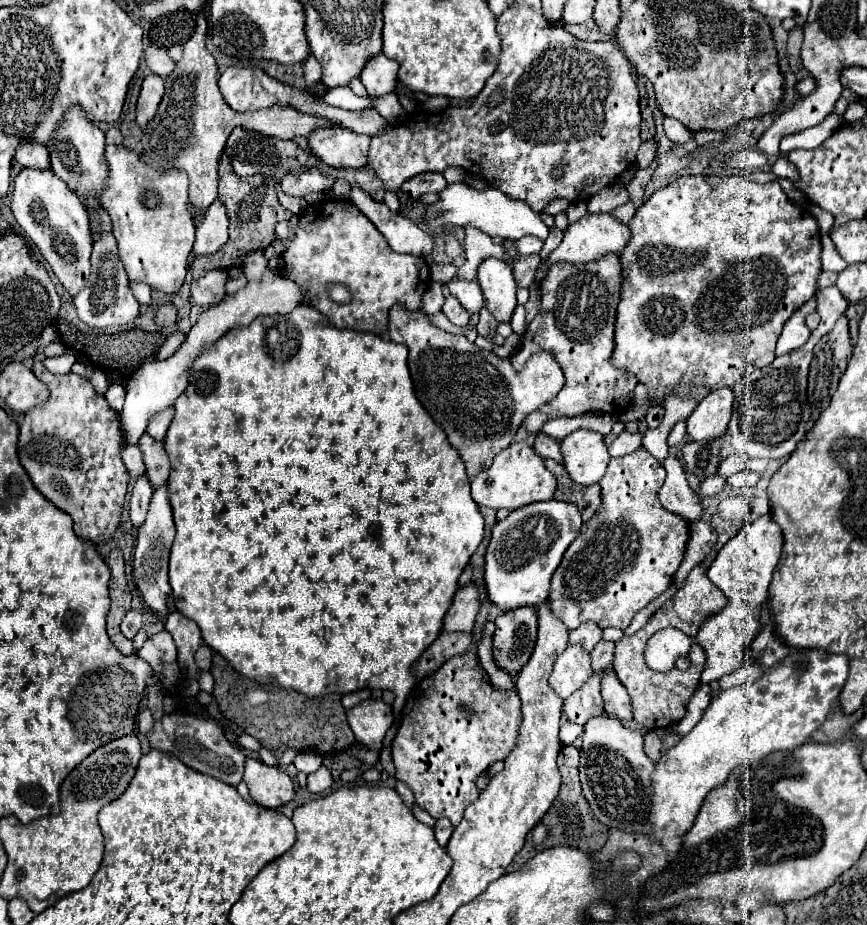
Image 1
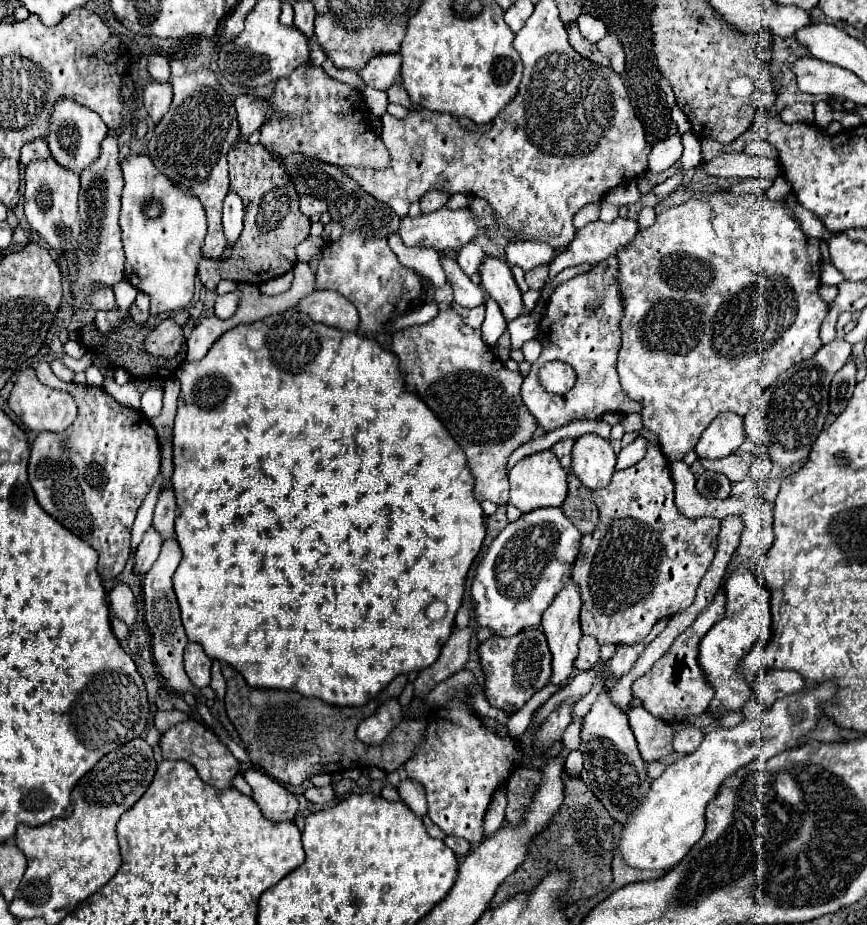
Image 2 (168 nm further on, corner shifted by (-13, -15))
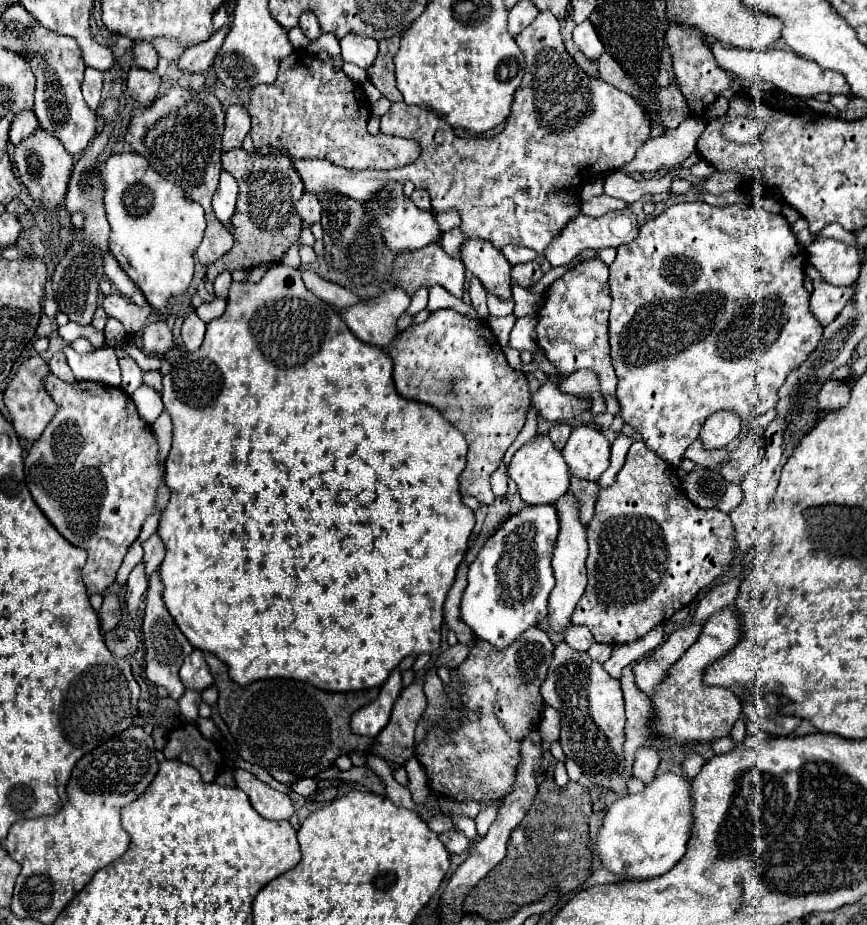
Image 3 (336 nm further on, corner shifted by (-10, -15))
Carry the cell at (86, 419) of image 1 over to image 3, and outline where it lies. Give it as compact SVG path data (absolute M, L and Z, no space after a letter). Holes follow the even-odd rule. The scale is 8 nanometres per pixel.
M52 373L46 375L44 387L58 403L58 413L24 459L26 487L58 533L88 551L88 561L82 569L84 585L90 595L102 593L116 581L126 549L138 539L144 519L154 511L156 489L162 483L158 445L150 425L138 415L134 401L122 389L90 381L66 383Z

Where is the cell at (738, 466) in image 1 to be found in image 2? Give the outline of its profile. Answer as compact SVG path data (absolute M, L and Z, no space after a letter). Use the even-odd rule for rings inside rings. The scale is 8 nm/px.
M737 451L729 457L723 457L723 459L699 459L701 465L709 471L717 471L717 473L723 473L727 475L727 479L731 483L735 481L741 481L745 475L749 475L749 467L753 463L753 455L751 453L743 453L743 451Z

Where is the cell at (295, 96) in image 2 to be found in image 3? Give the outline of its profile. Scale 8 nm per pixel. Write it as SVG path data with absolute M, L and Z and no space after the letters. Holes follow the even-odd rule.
M304 49L294 51L282 61L278 79L272 85L258 85L250 93L248 113L252 117L252 143L254 147L286 149L292 159L328 159L346 169L398 169L414 163L420 157L420 145L404 137L370 135L366 121L370 117L370 103L358 83L348 79L342 71L334 71L330 61L320 61Z

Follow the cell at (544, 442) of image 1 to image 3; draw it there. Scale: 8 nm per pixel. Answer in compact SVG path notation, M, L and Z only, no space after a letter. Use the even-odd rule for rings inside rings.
M560 423L560 425L556 425L556 427L552 427L548 431L548 437L554 443L554 447L558 451L562 451L564 445L566 445L566 441L568 441L568 437L570 437L570 433L572 433L572 427L568 423Z

